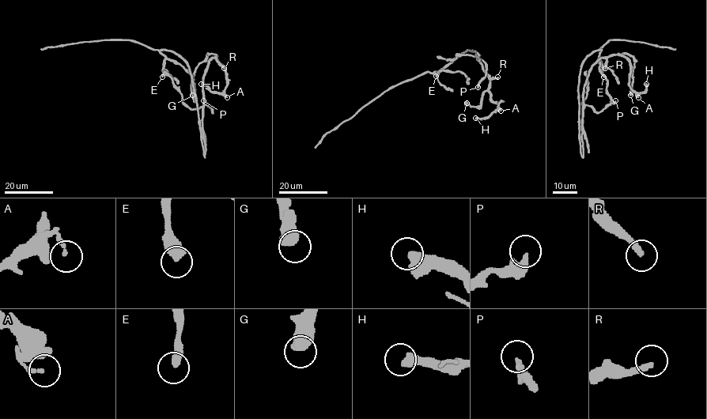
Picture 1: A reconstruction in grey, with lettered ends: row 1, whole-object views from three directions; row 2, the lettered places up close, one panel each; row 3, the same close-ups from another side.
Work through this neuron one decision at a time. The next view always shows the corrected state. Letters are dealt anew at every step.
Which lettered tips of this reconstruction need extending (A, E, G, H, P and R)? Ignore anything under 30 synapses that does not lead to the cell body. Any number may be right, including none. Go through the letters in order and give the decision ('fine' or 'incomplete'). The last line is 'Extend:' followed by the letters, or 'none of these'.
A: fine
E: fine
G: fine
H: fine
P: fine
R: incomplete
Extend: R

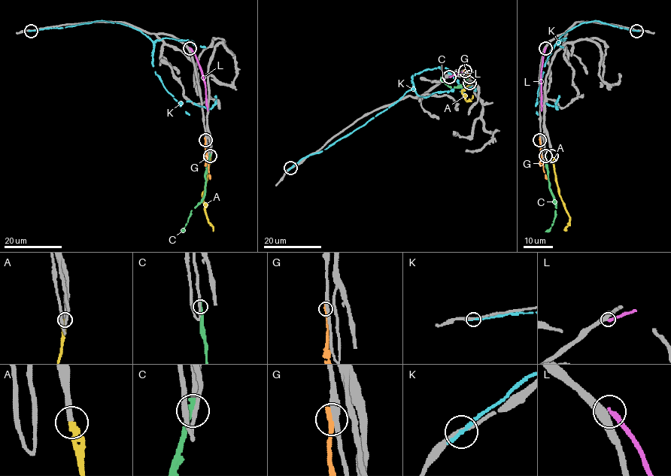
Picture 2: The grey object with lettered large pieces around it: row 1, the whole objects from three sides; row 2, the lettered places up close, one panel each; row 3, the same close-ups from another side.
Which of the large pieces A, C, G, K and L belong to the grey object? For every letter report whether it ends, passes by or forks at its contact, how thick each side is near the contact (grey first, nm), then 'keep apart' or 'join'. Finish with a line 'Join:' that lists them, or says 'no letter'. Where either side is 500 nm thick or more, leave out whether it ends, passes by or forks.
A: it ends | 340/360 nm | join
C: it ends | 240/400 nm | keep apart
G: it ends | 360/360 nm | keep apart
K: it ends | 260/240 nm | keep apart
L: it ends | 480/300 nm | keep apart
Join: A

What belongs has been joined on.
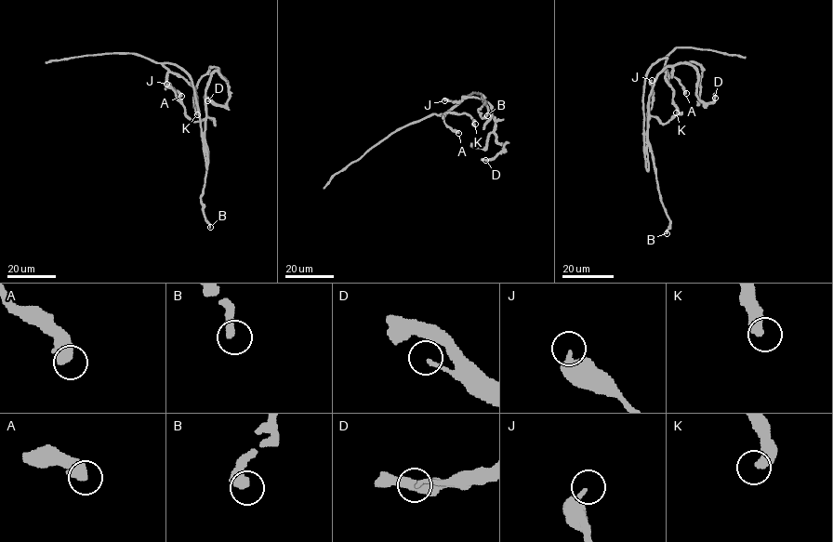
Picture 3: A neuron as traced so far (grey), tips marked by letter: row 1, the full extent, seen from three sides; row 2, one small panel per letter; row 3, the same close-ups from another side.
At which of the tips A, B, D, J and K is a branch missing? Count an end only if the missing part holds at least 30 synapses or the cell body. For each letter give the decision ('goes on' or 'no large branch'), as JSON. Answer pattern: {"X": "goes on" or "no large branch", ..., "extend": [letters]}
{"A": "no large branch", "B": "no large branch", "D": "no large branch", "J": "no large branch", "K": "no large branch", "extend": []}

